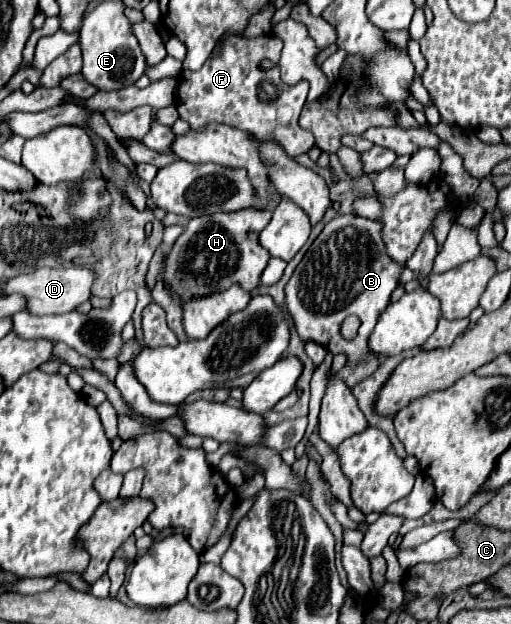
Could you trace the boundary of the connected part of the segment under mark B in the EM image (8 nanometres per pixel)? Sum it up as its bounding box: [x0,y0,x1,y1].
[285,215,405,367]

